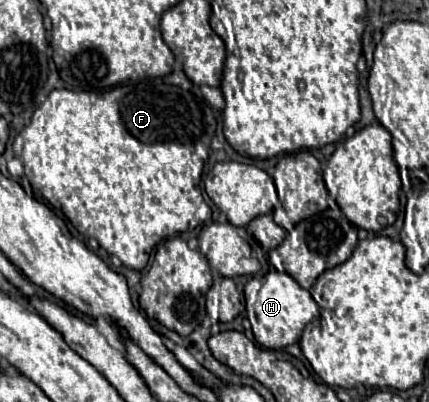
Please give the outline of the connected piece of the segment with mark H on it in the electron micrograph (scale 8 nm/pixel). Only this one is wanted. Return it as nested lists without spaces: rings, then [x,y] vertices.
[[[271,265],[267,274],[256,275],[244,289],[245,307],[255,341],[266,349],[282,349],[298,343],[302,329],[318,317],[318,305],[288,273],[278,273]]]

